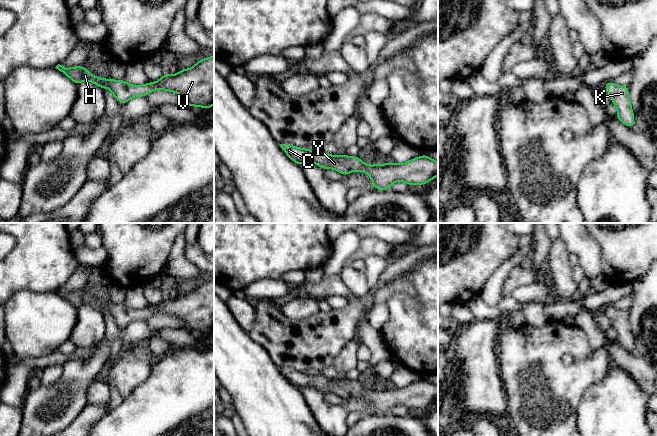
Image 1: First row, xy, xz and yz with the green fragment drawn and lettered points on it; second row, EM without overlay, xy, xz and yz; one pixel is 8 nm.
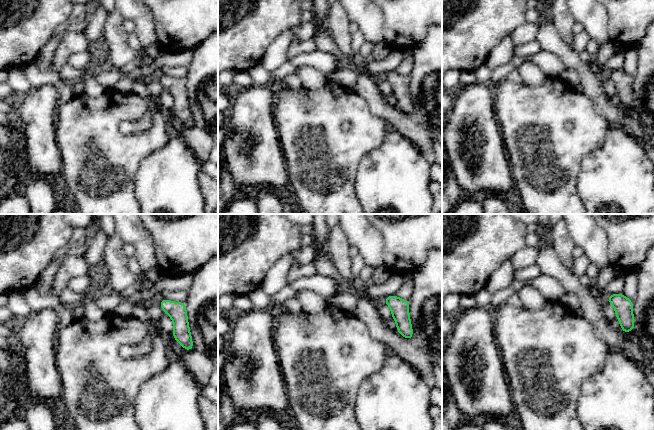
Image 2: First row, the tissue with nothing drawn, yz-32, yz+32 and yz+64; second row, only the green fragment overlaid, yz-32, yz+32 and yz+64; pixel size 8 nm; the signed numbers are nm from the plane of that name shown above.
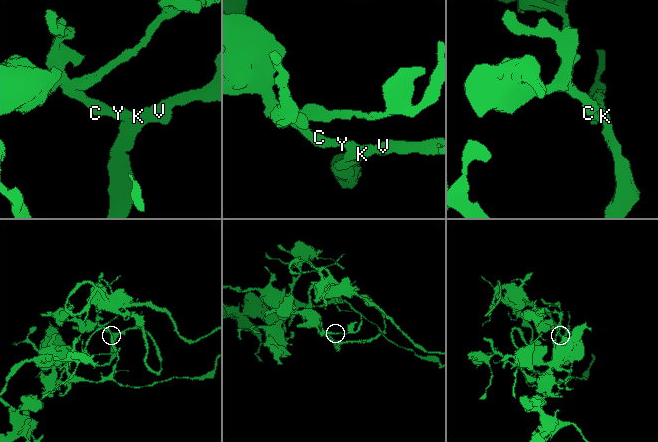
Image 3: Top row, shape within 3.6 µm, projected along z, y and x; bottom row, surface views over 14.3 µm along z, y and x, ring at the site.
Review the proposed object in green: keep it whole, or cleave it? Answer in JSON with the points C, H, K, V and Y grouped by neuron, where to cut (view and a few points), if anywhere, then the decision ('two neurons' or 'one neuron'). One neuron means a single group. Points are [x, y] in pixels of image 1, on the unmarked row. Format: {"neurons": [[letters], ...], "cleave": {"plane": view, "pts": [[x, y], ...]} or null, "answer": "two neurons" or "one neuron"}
{"neurons": [["C", "H", "K", "V", "Y"]], "cleave": null, "answer": "one neuron"}

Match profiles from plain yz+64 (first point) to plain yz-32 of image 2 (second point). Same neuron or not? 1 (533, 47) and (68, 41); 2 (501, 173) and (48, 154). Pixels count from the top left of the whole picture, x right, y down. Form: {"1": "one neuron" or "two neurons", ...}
{"1": "one neuron", "2": "one neuron"}

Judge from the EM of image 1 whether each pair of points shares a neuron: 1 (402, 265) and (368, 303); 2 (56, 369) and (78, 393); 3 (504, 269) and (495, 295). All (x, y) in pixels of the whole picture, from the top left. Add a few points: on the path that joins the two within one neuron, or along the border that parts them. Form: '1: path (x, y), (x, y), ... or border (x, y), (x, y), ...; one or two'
1: path (392, 273), (372, 293); one
2: border (63, 365), (61, 376), (54, 384), (41, 385); two
3: path (500, 275), (496, 280), (495, 289); one

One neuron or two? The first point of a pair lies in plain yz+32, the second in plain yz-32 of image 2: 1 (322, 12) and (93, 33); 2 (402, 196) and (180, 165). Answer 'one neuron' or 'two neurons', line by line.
1: one neuron
2: one neuron

